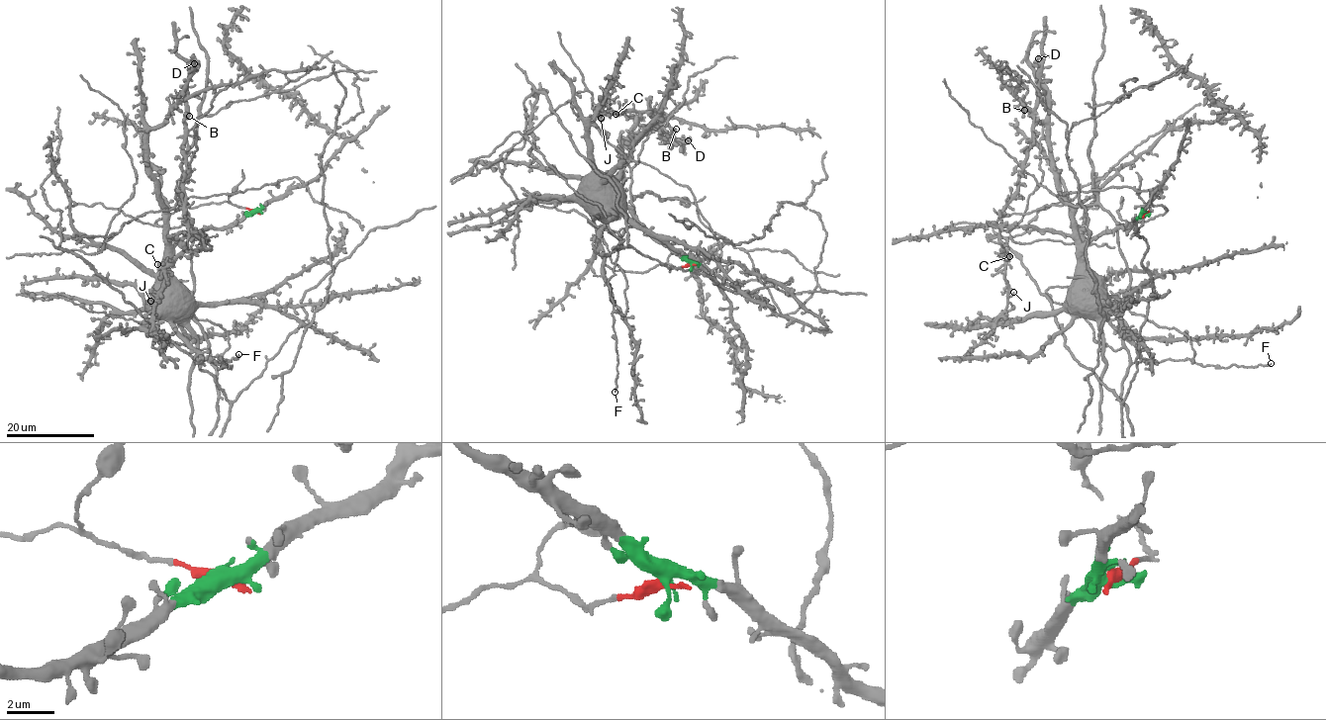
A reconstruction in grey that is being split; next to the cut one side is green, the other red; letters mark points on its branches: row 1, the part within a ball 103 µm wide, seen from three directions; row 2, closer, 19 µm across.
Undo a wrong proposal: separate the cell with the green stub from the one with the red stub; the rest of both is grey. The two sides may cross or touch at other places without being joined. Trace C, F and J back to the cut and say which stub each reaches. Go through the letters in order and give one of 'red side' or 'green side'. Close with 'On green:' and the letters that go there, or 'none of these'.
C: red side
F: red side
J: red side
On green: none of these

